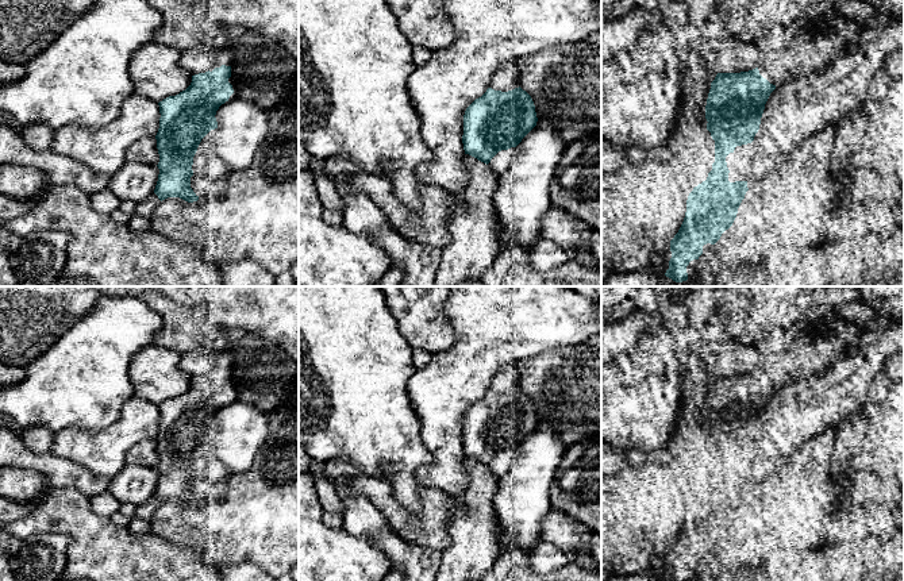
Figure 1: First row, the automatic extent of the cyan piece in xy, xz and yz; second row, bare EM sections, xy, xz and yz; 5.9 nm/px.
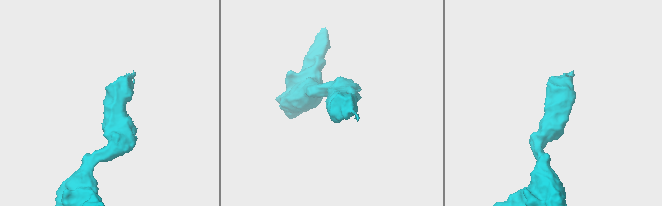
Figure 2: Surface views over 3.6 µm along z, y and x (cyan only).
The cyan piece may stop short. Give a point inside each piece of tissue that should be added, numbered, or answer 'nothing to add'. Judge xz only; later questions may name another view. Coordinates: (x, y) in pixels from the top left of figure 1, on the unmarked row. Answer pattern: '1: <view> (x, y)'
1: xz (500, 466)

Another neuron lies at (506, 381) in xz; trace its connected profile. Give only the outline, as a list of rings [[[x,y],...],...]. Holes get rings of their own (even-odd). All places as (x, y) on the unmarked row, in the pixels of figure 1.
[[[508,363],[503,366],[493,377],[489,390],[495,393],[508,395],[519,386],[519,369],[518,365]]]

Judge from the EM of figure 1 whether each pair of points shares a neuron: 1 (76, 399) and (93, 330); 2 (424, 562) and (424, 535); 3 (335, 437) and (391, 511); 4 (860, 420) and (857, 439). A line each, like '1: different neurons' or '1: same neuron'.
1: same neuron
2: different neurons
3: different neurons
4: same neuron

